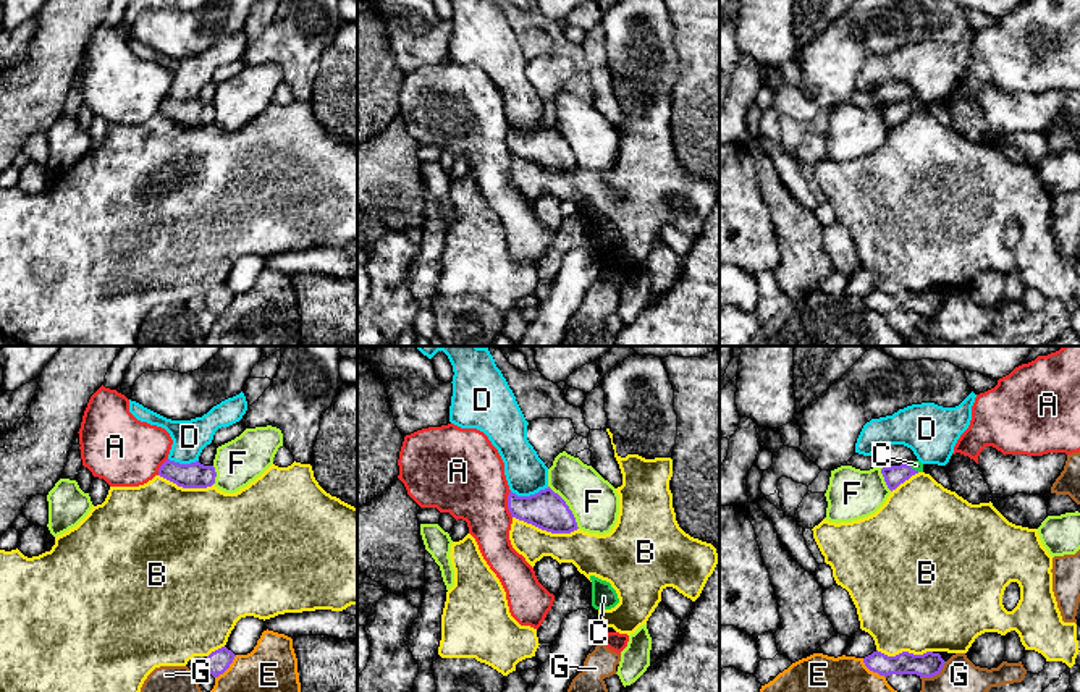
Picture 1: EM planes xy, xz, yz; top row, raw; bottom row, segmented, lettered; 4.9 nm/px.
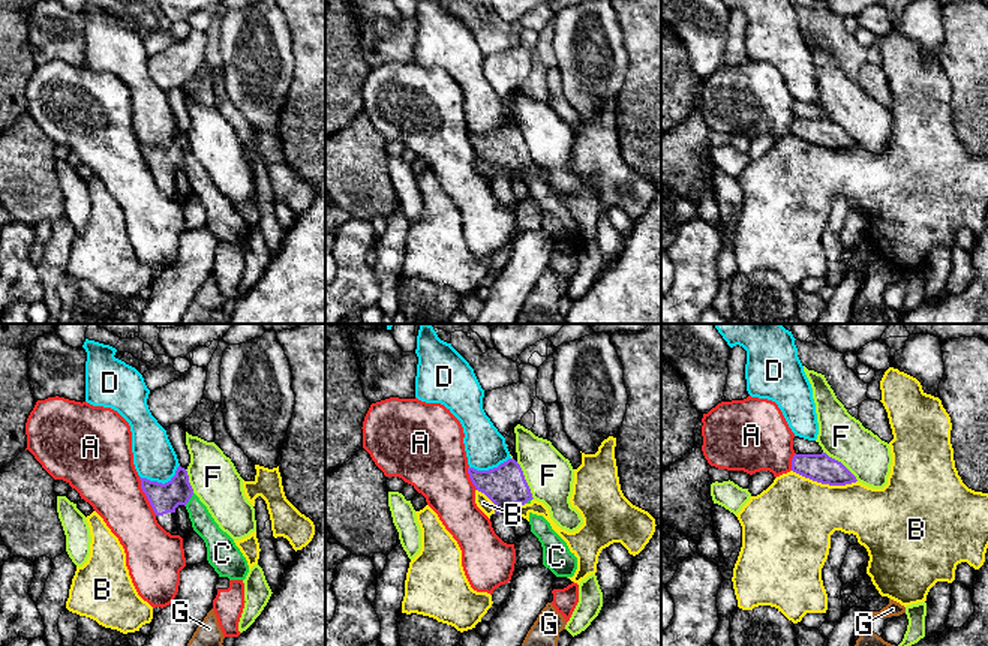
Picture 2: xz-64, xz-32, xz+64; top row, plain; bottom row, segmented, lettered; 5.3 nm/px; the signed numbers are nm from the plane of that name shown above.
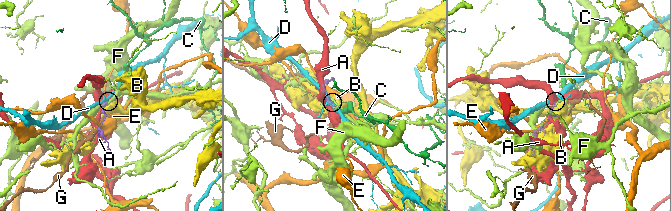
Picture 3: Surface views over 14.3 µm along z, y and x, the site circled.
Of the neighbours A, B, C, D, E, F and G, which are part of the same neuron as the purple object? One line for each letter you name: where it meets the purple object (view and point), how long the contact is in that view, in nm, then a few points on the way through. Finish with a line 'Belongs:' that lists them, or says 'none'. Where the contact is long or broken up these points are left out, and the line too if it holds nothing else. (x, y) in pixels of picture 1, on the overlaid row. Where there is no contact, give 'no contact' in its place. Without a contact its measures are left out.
C: meets purple in yz at (914, 469); contact 70 nm long; runs through yz (894, 476), (914, 469), (915, 464)
Belongs: C

